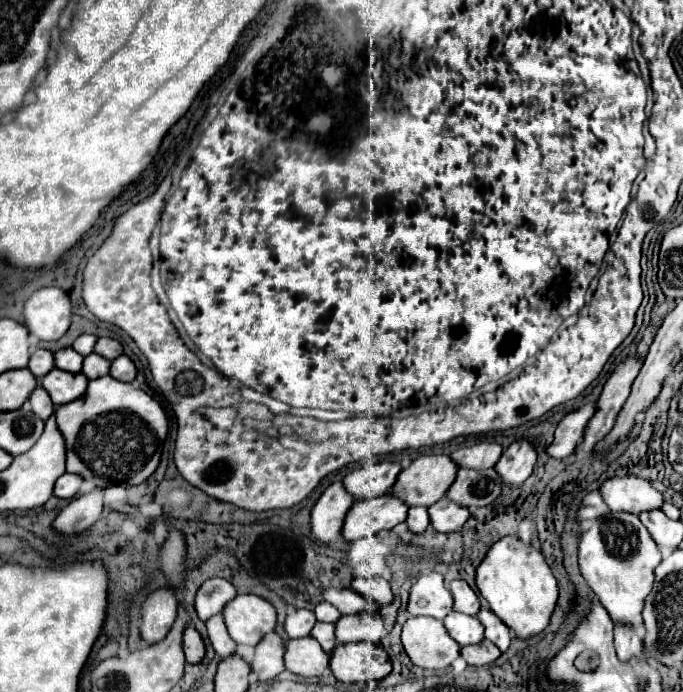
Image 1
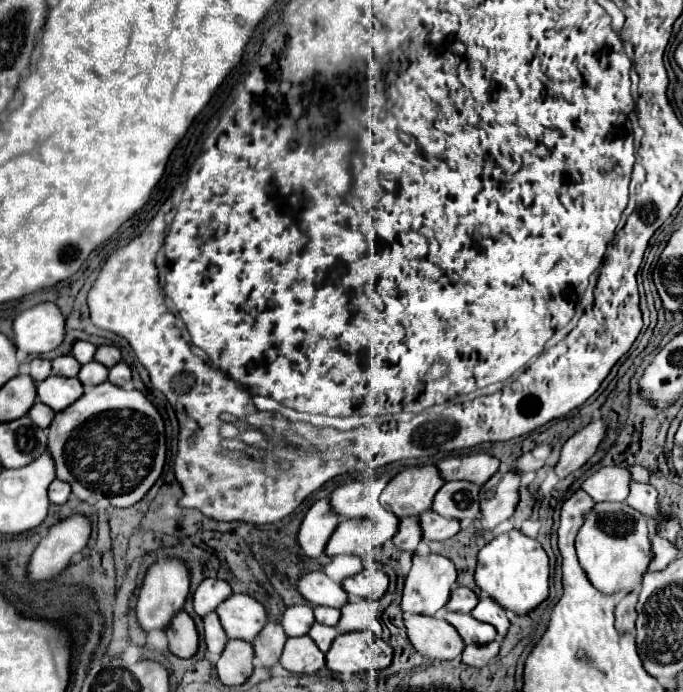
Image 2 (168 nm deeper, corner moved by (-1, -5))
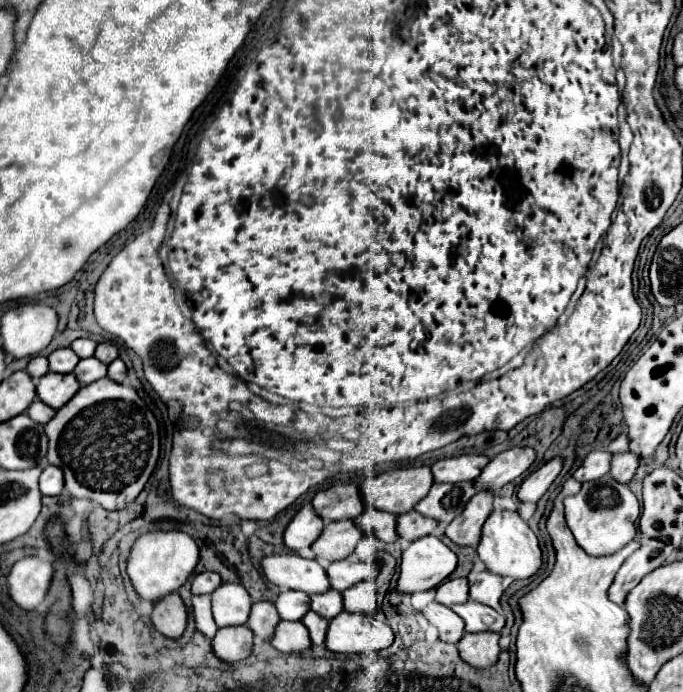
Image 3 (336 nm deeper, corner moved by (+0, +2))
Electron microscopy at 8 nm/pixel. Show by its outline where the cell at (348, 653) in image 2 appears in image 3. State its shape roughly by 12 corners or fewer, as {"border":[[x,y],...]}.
{"border":[[348,611],[334,617],[326,647],[344,655],[390,647],[386,623]]}

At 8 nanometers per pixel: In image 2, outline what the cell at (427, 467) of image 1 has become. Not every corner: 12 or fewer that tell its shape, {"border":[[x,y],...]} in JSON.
{"border":[[435,466],[407,468],[379,502],[399,518],[431,508],[443,478]]}

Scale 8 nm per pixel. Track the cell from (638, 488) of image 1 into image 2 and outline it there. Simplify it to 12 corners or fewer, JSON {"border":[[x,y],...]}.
{"border":[[605,466],[581,484],[593,502],[625,502],[627,468]]}

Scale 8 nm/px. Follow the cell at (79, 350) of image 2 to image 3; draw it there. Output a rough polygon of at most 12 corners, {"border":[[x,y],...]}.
{"border":[[76,339],[72,349],[78,357],[92,357],[98,343]]}

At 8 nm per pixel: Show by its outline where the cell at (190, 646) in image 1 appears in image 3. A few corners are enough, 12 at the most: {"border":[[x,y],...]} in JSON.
{"border":[[178,593],[154,603],[152,623],[168,639],[182,637],[188,613]]}

